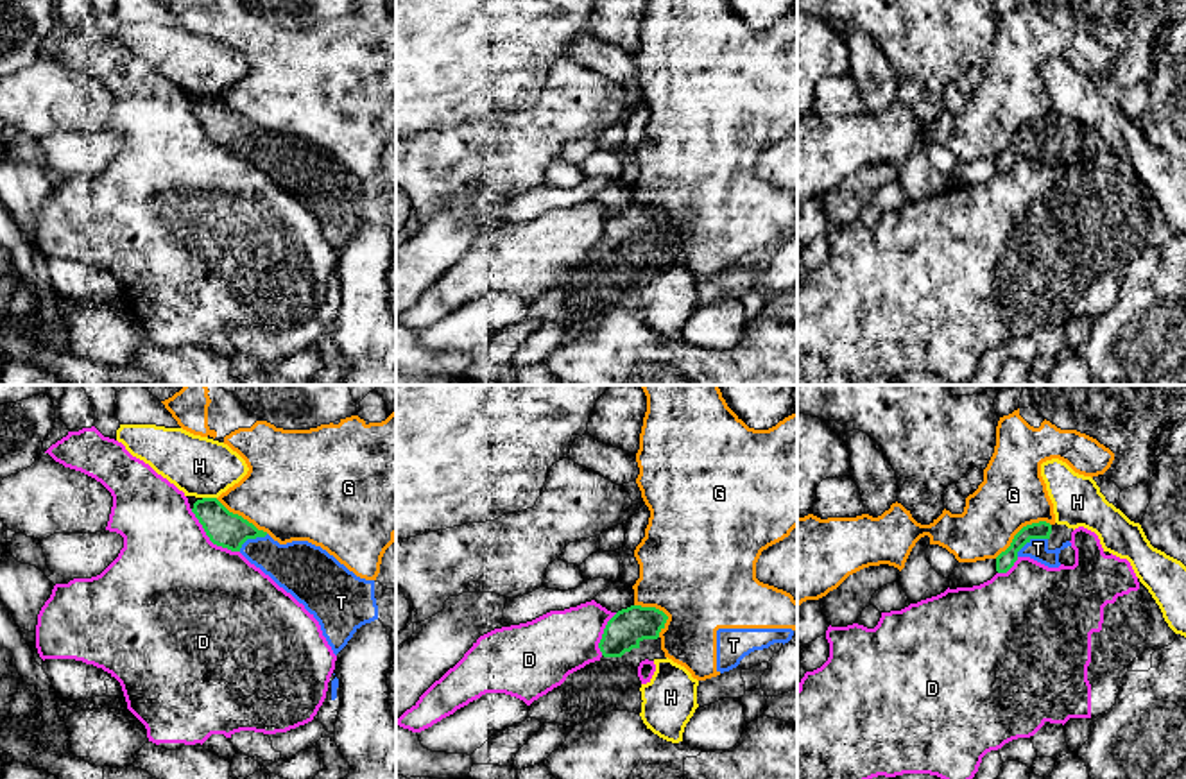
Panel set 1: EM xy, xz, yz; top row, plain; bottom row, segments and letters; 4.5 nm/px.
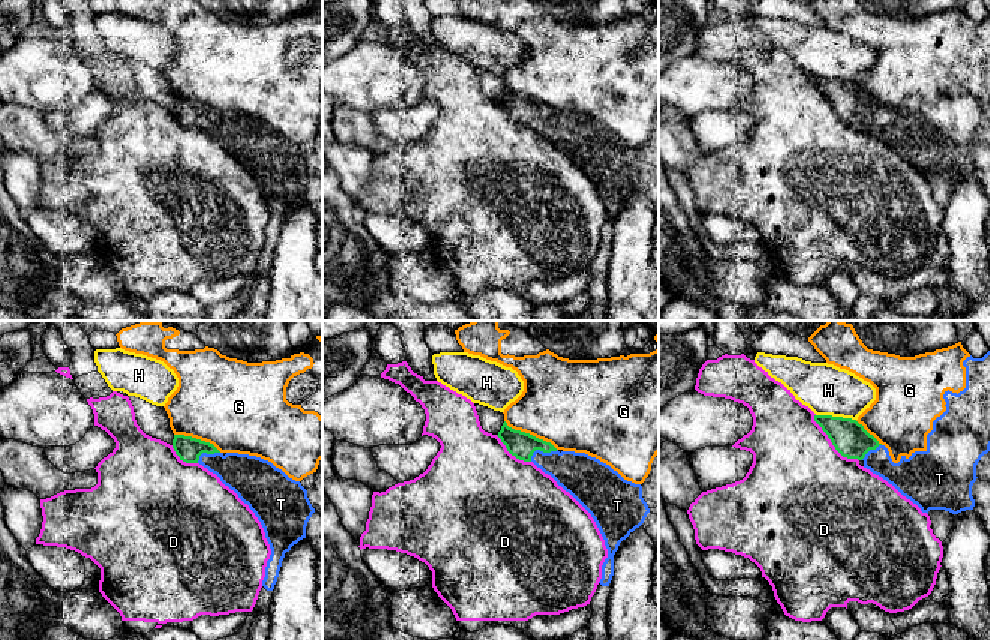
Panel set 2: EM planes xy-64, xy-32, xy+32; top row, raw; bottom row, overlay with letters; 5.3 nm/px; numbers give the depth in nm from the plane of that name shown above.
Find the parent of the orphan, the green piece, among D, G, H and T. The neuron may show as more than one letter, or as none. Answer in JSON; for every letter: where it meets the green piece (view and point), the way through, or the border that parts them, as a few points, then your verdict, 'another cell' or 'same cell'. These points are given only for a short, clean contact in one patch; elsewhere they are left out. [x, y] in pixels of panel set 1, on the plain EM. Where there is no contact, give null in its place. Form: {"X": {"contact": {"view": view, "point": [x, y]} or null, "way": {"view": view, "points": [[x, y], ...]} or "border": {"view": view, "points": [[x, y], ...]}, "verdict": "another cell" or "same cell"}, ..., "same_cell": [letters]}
{"D": {"contact": {"view": "xy", "point": [210, 138]}, "verdict": "another cell"}, "G": {"contact": {"view": "yz", "point": [1020, 129]}, "verdict": "another cell"}, "H": {"contact": {"view": "xy", "point": [210, 97]}, "border": {"view": "xy", "points": [[203, 95], [215, 97]]}, "verdict": "another cell"}, "T": {"contact": {"view": "yz", "point": [1031, 136]}, "way": {"view": "yz", "points": [[1036, 129], [1031, 136], [1038, 147]]}, "verdict": "same cell"}, "same_cell": ["T"]}

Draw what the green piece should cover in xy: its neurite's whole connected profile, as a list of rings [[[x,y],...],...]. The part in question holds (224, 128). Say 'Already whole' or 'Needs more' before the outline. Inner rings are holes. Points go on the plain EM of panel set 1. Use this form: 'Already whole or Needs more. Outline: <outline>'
Needs more. Outline: [[[217,97],[197,98],[192,111],[213,143],[240,150],[303,202],[335,254],[362,224],[378,218],[374,179],[357,175],[321,145],[308,140],[279,143]]]

